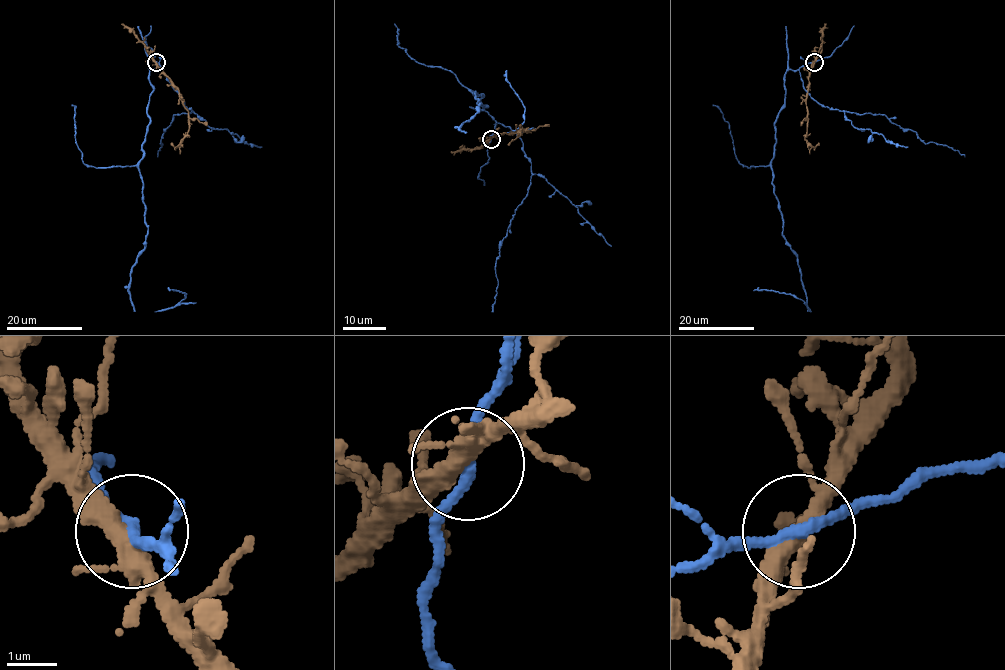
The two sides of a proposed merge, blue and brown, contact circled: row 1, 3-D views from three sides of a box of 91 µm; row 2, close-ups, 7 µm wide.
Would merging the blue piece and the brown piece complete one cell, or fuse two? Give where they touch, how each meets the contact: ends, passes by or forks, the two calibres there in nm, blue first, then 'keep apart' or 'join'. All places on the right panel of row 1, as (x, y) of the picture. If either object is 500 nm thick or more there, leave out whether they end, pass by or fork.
place (814, 62); blue passes by; brown forks; calibres 200 and 320 nm; join

